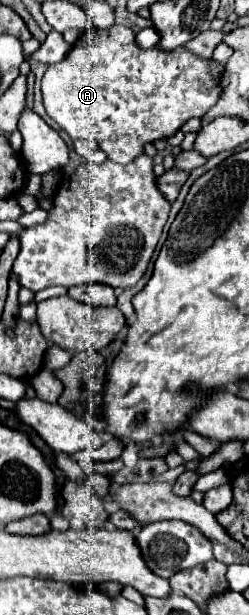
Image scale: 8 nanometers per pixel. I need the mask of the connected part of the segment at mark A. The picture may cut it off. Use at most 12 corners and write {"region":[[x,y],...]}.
{"region":[[89,28],[43,76],[73,140],[127,164],[219,98],[221,62]]}

